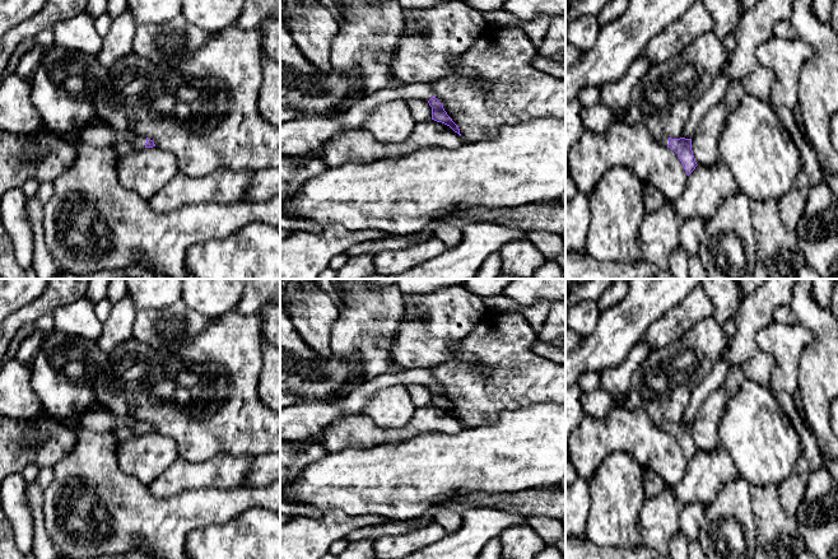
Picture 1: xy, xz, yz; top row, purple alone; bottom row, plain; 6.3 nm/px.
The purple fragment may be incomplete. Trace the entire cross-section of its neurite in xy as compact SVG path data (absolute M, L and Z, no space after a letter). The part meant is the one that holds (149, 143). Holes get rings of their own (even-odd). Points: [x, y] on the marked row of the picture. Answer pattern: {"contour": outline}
{"contour": "M96 122L87 126L83 131L78 134L73 141L79 141L84 144L90 144L94 146L103 146L107 144L118 145L122 143L132 144L138 150L144 148L155 146L154 141L134 134L131 130L118 131L108 125Z"}

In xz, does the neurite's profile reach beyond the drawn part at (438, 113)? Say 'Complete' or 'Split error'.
Split error

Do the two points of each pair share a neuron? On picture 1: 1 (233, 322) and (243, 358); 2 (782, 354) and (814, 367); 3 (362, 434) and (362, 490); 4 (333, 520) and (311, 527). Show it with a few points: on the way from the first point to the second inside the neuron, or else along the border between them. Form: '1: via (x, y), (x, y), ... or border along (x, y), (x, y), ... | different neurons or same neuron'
1: via (233, 331), (234, 349) | same neuron
2: border along (814, 335), (800, 359), (797, 387) | different neurons
3: border along (391, 443), (345, 447), (333, 453) | different neurons
4: via (327, 525), (325, 527), (316, 527) | same neuron

